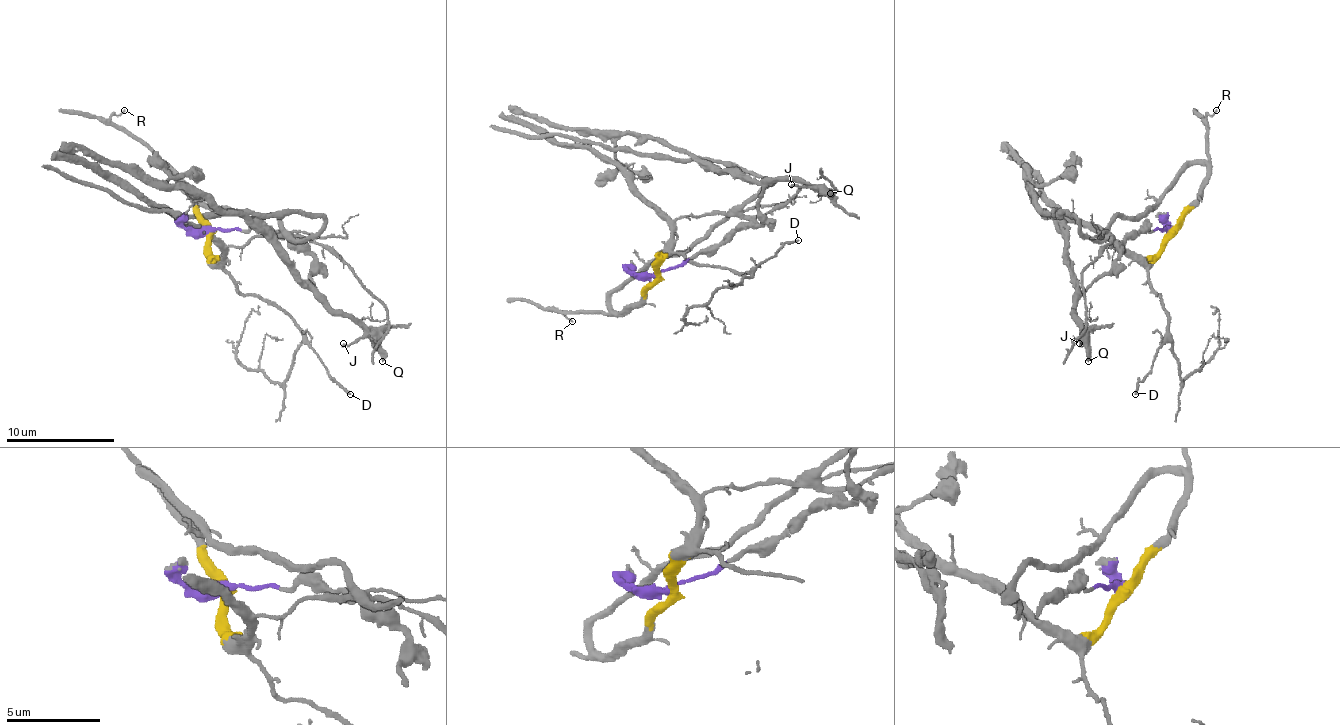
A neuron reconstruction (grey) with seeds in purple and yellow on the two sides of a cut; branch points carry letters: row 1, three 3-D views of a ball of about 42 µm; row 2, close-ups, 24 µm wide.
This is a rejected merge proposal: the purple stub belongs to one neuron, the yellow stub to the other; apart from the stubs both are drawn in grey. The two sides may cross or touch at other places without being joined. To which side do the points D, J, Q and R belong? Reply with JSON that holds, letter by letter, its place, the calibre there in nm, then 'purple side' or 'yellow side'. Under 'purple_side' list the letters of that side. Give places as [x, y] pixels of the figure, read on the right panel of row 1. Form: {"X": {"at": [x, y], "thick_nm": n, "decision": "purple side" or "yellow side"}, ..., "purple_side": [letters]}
{"D": {"at": [1135, 394], "thick_nm": 170, "decision": "yellow side"}, "J": {"at": [1079, 343], "thick_nm": 160, "decision": "purple side"}, "Q": {"at": [1088, 361], "thick_nm": 360, "decision": "purple side"}, "R": {"at": [1216, 110], "thick_nm": 110, "decision": "yellow side"}, "purple_side": ["J", "Q"]}

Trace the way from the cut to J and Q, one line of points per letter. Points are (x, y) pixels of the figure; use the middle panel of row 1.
J: (655, 273), (715, 251), (761, 222), (758, 195), (769, 184), (812, 187), (790, 184)
Q: (655, 273), (715, 251), (761, 222), (758, 195), (774, 181), (804, 181), (831, 192)

